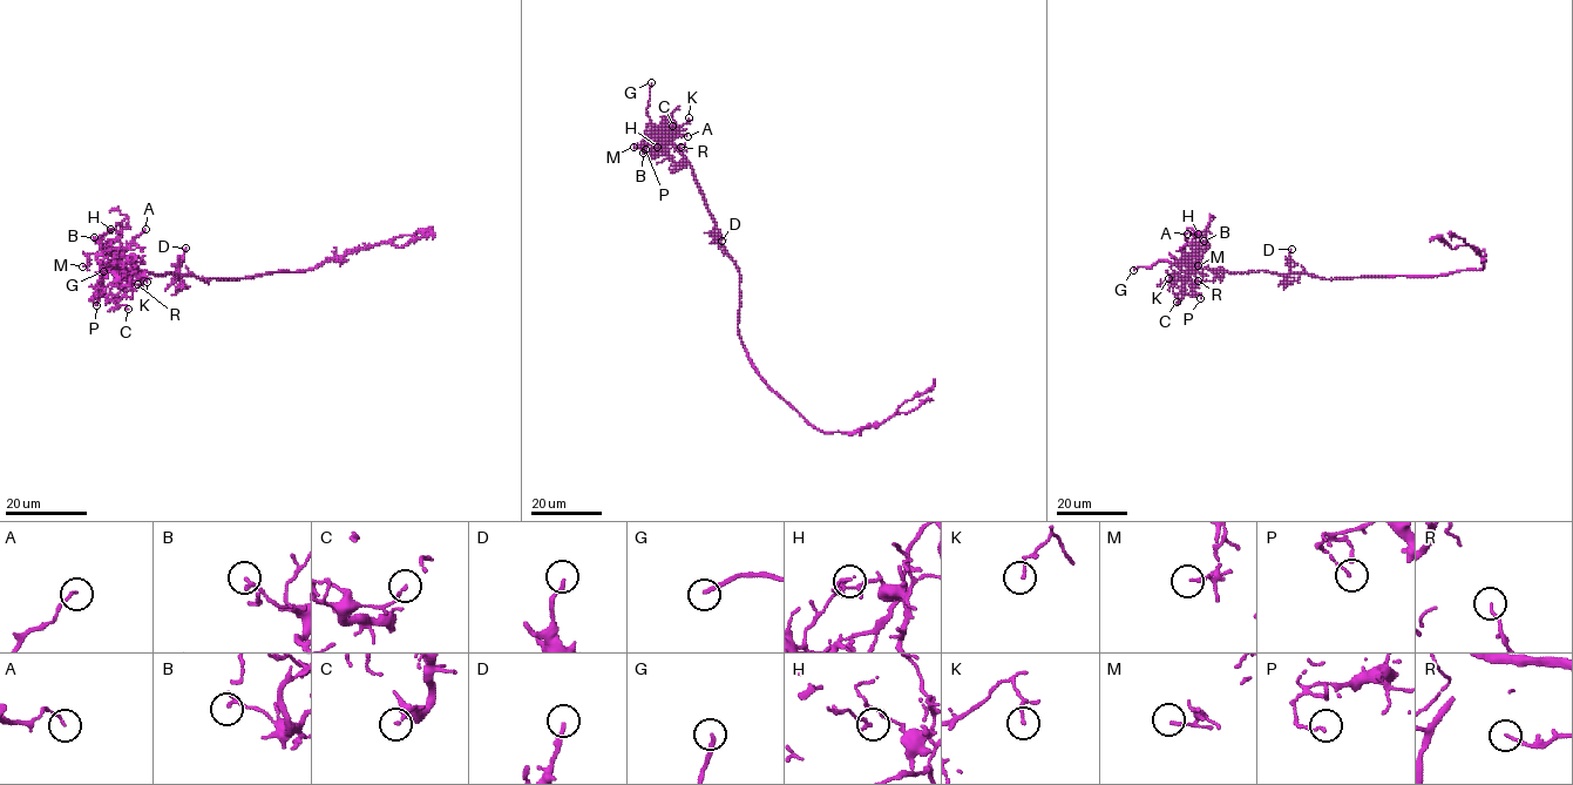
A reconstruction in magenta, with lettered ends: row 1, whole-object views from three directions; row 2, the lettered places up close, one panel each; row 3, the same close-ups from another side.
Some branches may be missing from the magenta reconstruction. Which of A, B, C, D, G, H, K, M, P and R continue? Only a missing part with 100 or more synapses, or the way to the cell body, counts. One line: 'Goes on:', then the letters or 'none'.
Goes on: G

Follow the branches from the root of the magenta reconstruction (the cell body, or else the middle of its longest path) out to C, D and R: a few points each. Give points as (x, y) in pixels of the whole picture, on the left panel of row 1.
C: (204, 279), (130, 270), (119, 263), (126, 293), (116, 304), (128, 309)
D: (204, 279), (180, 273), (180, 261), (185, 248)
R: (204, 279), (177, 277), (173, 272), (130, 270), (119, 263), (119, 269), (131, 271), (143, 284), (137, 284)

